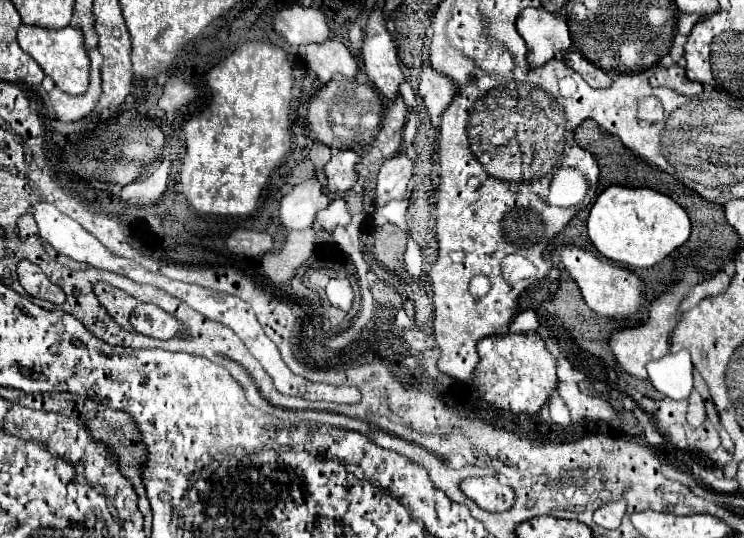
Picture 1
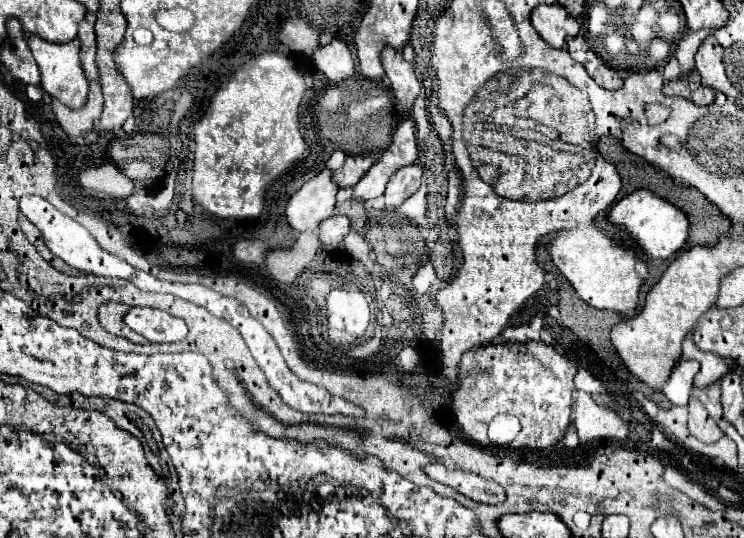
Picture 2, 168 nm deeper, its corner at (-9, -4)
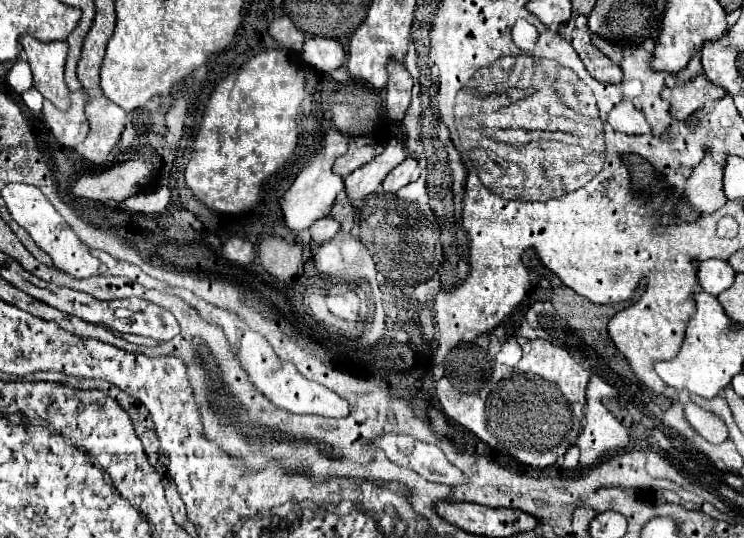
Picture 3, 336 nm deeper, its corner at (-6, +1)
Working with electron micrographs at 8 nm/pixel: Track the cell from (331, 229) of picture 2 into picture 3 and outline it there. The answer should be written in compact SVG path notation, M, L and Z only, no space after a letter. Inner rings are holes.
M323 217L321 221L315 221L315 223L311 225L309 233L311 233L311 239L313 239L315 243L323 243L323 241L331 239L331 237L339 231L339 227L341 227L341 225L337 225L337 221L335 221L333 217Z

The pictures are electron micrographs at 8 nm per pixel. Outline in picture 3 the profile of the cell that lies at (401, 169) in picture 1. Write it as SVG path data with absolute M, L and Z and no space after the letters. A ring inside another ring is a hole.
M407 157L407 159L405 159L401 165L397 165L397 167L387 175L387 179L383 181L385 193L397 193L397 191L399 191L401 187L405 187L407 183L419 179L419 173L421 173L421 169L419 169L417 159Z

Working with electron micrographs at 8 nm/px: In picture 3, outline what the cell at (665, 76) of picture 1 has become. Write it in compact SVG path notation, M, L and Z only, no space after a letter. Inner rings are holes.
M699 75L683 85L677 85L673 89L665 87L661 91L661 97L671 101L673 109L673 117L677 119L687 119L691 113L695 113L697 109L701 109L707 101L717 101L721 97L725 97L727 91L709 83L705 75Z

